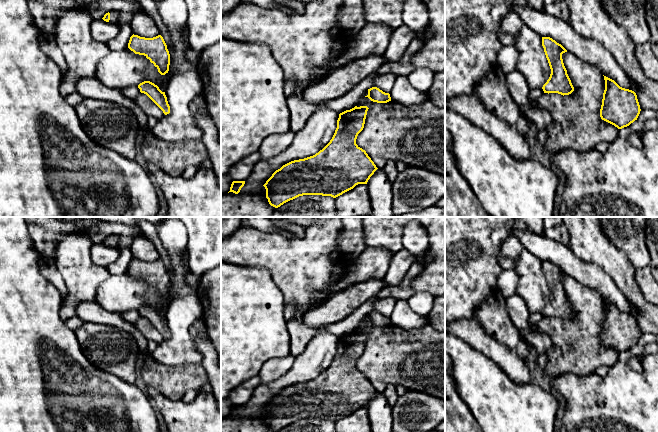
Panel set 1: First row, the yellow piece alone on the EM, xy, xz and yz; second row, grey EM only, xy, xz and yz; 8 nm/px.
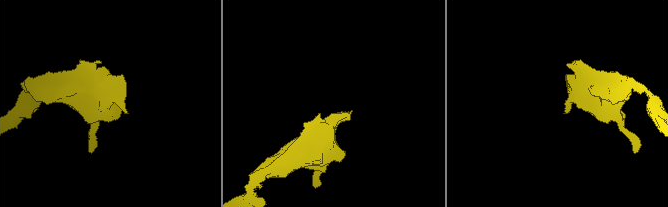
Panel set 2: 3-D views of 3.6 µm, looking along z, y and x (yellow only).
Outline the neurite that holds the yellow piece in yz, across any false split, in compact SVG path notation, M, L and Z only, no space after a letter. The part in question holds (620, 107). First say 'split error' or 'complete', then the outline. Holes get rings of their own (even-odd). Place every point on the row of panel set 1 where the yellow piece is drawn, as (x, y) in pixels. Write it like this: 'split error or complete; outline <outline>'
complete; outline M604 76L604 80L601 119L618 129L629 126L637 120L641 111L636 93L620 87L614 80L606 76Z

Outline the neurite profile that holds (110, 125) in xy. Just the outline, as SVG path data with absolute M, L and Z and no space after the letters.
M84 98L75 111L83 130L94 142L135 159L140 127L132 110L105 100Z

